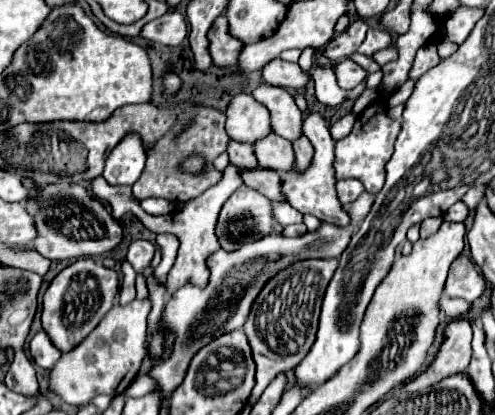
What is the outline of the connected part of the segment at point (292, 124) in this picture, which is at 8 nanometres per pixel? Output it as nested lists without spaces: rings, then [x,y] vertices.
[[[259,86],[253,90],[253,98],[261,102],[269,114],[271,114],[271,126],[273,132],[287,138],[295,140],[301,134],[301,110],[297,108],[293,96],[281,88],[281,86]]]

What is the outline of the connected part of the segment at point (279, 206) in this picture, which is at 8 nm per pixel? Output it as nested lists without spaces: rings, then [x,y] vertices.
[[[273,202],[273,218],[281,226],[301,224],[303,222],[303,214],[297,212],[297,210],[293,210],[287,202]]]

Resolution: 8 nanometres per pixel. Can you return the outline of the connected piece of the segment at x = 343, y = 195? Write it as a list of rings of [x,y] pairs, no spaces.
[[[337,180],[337,196],[339,196],[339,202],[347,204],[347,202],[353,202],[365,188],[359,180]]]

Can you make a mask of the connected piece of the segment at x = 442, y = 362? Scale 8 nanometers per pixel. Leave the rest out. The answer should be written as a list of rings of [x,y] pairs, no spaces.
[[[467,318],[451,320],[445,326],[443,342],[441,342],[439,352],[435,354],[433,362],[417,378],[413,378],[405,386],[401,386],[401,390],[417,392],[417,390],[435,386],[437,382],[441,382],[441,378],[465,372],[469,360],[471,360],[471,326],[469,326]]]

